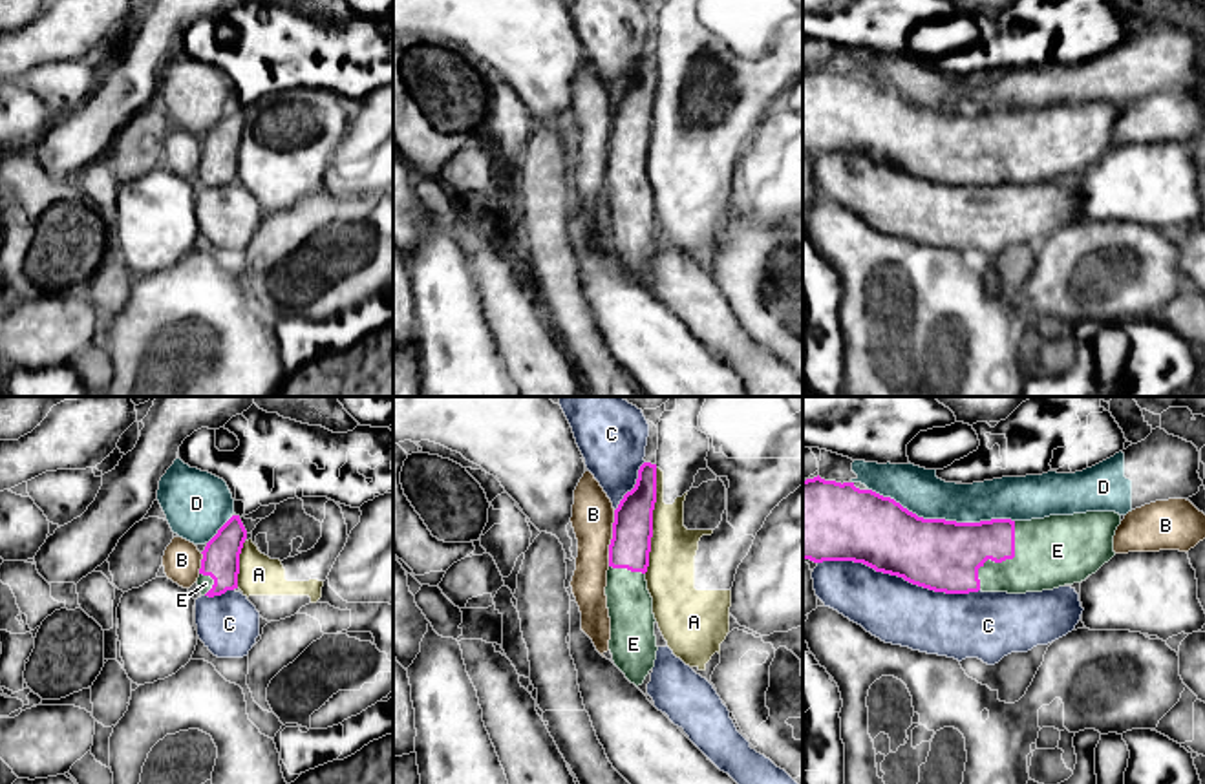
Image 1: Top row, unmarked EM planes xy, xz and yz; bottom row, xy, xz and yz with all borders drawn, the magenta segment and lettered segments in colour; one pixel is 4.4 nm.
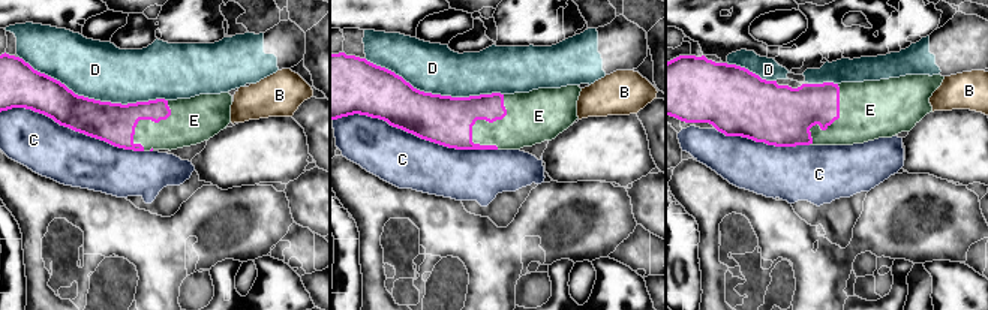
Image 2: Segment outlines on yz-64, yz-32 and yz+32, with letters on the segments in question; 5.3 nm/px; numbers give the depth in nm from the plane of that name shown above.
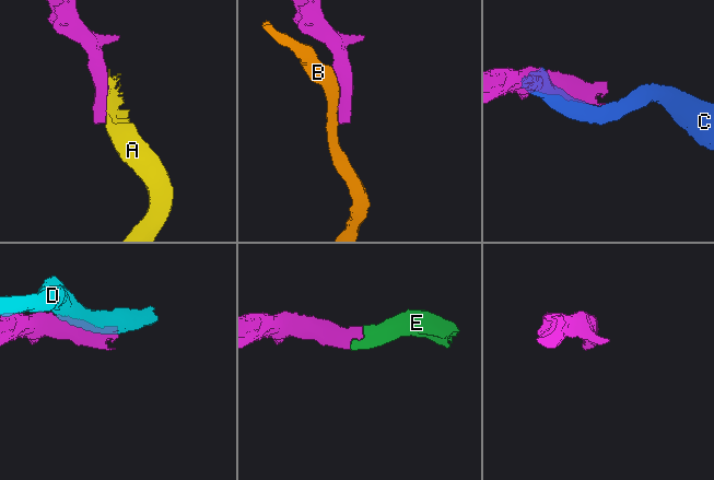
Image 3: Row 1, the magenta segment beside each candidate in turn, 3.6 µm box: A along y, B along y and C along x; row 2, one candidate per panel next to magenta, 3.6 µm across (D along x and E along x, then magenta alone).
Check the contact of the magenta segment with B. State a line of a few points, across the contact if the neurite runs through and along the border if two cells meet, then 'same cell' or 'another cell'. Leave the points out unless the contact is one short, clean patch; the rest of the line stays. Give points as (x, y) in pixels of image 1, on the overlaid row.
another cell

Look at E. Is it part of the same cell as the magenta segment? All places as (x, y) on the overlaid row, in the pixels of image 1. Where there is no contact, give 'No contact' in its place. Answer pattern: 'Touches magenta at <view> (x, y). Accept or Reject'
Touches magenta at yz (1002, 560). Accept

